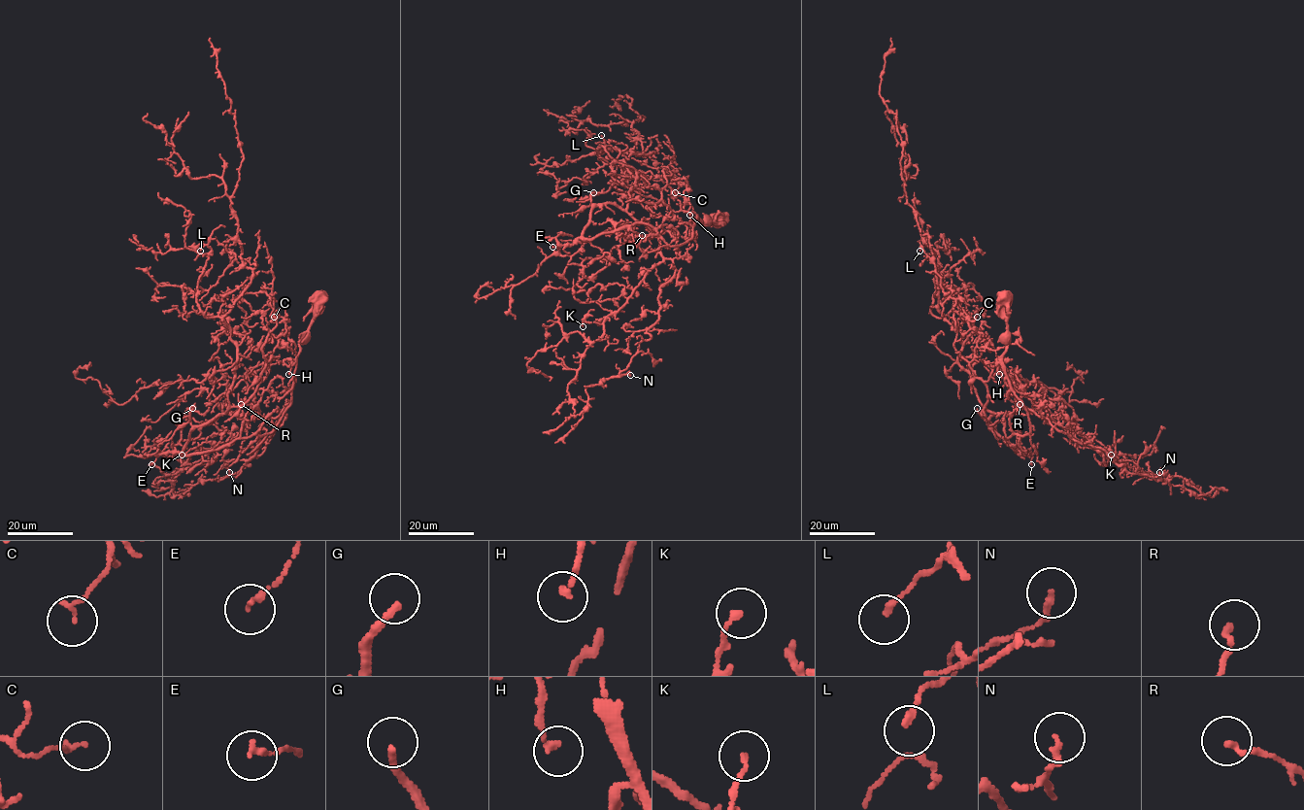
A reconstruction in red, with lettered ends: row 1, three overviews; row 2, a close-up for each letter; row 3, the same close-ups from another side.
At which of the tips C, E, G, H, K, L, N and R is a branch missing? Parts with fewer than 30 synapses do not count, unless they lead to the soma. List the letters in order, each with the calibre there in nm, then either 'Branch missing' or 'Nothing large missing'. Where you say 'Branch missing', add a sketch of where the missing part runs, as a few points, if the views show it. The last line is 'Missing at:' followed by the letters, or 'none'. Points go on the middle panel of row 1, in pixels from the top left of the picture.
C: Thickness 130 nm. Nothing large missing
E: Thickness 160 nm. Nothing large missing
G: Thickness 200 nm. Branch missing. Course of what is missing: (593, 192), (602, 185), (616, 203), (605, 212), (565, 211), (537, 196), (529, 215), (540, 216), (541, 210)
H: Thickness 180 nm. Nothing large missing
K: Thickness 150 nm. Nothing large missing
L: Thickness 170 nm. Nothing large missing
N: Thickness 180 nm. Nothing large missing
R: Thickness 170 nm. Nothing large missing
Missing at: G

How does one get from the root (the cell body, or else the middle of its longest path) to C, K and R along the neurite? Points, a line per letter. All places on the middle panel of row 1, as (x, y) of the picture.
C: (718, 219), (700, 223), (694, 213), (672, 211), (661, 190), (667, 185), (683, 195), (686, 185), (675, 192)
K: (718, 219), (700, 223), (661, 201), (632, 199), (626, 211), (657, 239), (662, 260), (601, 323), (583, 326)
R: (718, 219), (700, 223), (661, 201), (632, 199), (636, 244), (642, 235)

